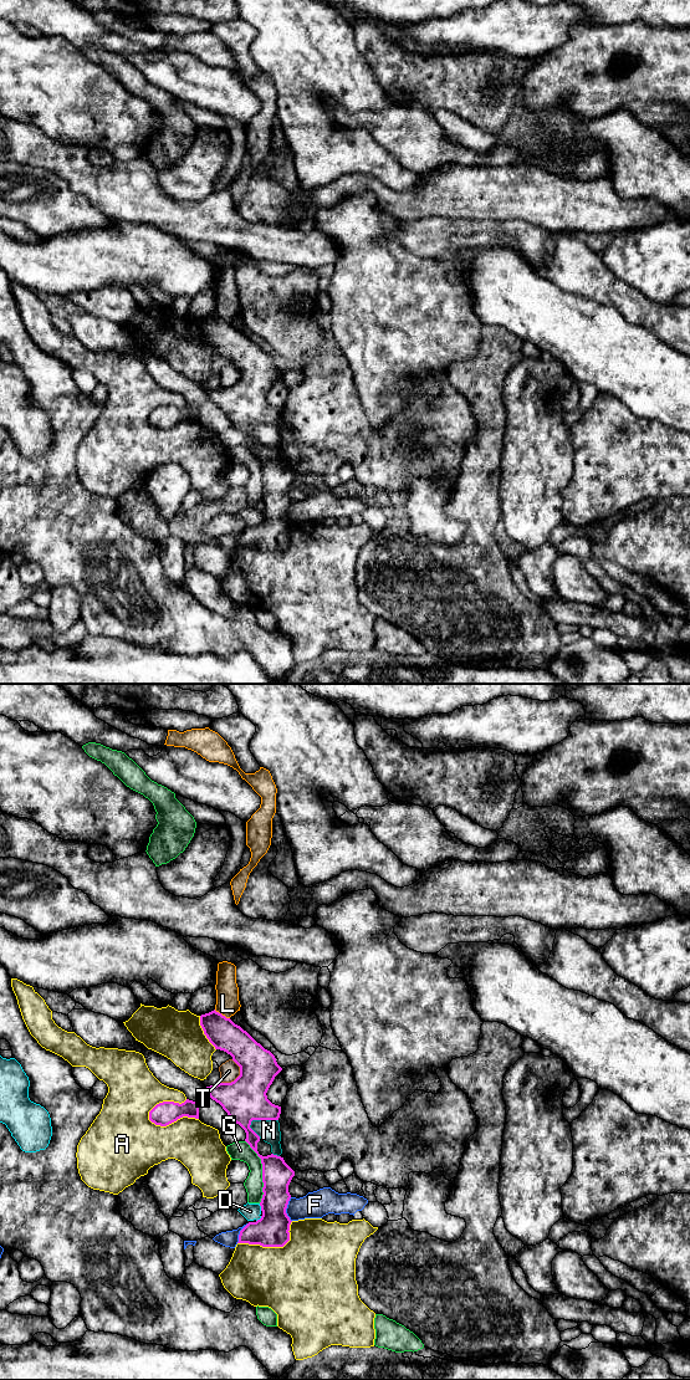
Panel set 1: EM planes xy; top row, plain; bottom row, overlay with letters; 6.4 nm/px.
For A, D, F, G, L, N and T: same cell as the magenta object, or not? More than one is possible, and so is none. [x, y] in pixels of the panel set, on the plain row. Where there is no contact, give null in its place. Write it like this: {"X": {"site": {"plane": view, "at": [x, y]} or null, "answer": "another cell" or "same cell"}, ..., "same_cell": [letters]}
{"A": {"site": {"plane": "xy", "at": [170, 427]}, "answer": "another cell"}, "D": {"site": {"plane": "xy", "at": [261, 511]}, "answer": "another cell"}, "F": {"site": {"plane": "xy", "at": [285, 514]}, "answer": "another cell"}, "G": {"site": {"plane": "xy", "at": [262, 475]}, "answer": "another cell"}, "L": {"site": {"plane": "xy", "at": [220, 317]}, "answer": "another cell"}, "N": {"site": {"plane": "xy", "at": [261, 423]}, "answer": "another cell"}, "T": {"site": {"plane": "xy", "at": [239, 379]}, "answer": "another cell"}, "same_cell": []}

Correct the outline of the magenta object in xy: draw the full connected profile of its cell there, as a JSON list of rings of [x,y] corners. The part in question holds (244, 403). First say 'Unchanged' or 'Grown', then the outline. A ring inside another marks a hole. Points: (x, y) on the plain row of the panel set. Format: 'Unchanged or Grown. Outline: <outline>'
Unchanged. Outline: [[[215,313],[200,320],[200,329],[215,353],[230,358],[240,370],[240,379],[234,385],[206,390],[208,398],[245,434],[245,445],[262,467],[262,520],[240,535],[237,547],[283,551],[290,545],[292,525],[286,512],[291,502],[288,489],[295,475],[281,460],[260,459],[260,440],[250,431],[252,424],[278,424],[281,410],[272,408],[266,397],[282,372],[270,354]]]

